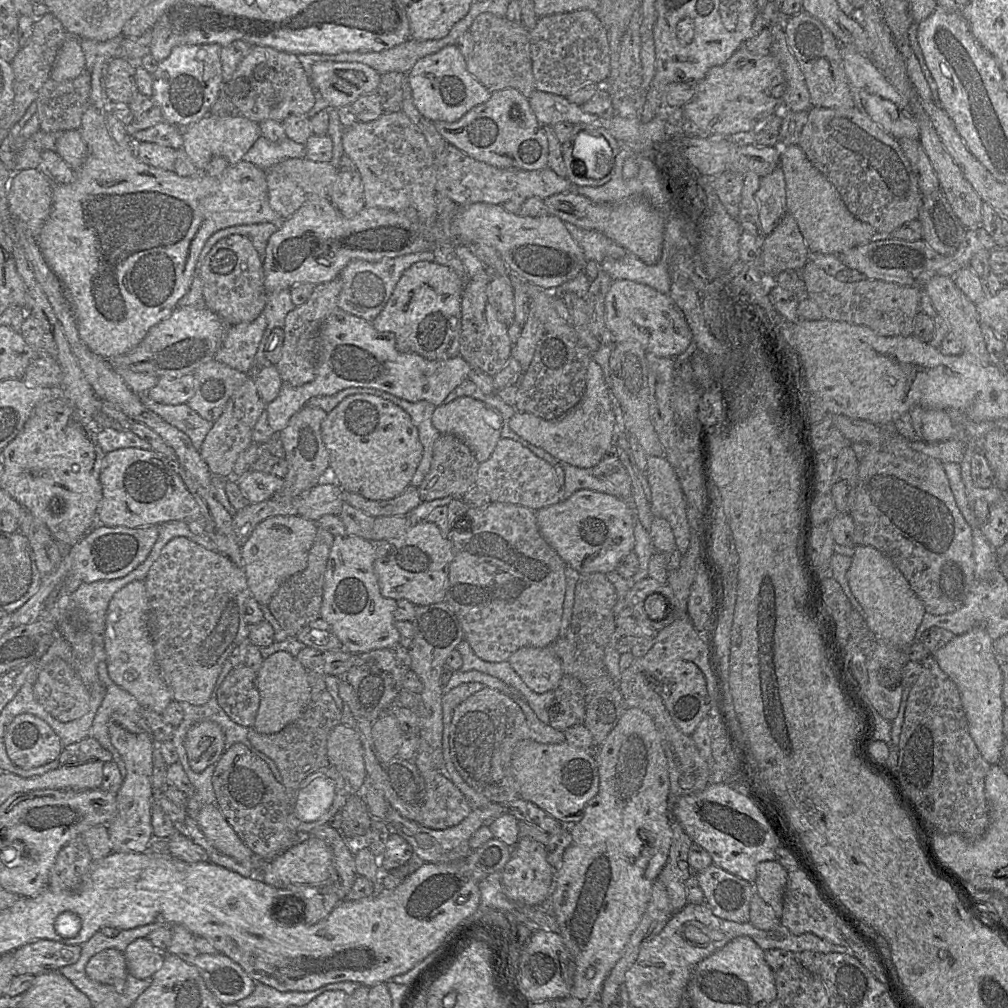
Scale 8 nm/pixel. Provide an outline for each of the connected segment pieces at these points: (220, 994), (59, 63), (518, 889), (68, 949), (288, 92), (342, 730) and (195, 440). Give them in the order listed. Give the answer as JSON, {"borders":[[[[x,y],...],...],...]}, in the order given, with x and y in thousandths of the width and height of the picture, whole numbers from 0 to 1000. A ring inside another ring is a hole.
{"borders":[[[[219,945],[196,946],[192,958],[204,980],[221,998],[233,996],[253,981],[253,973],[239,958]]],[[[66,36],[59,50],[49,77],[58,81],[74,78],[83,69],[84,55],[80,47],[80,39]]],[[[518,830],[507,841],[507,851],[498,863],[501,888],[511,896],[525,899],[534,899],[544,895],[550,881],[551,863],[543,854],[541,839],[527,831]]],[[[46,932],[28,936],[12,944],[15,967],[59,963],[76,954],[79,943],[80,938]]],[[[253,45],[237,63],[229,78],[222,82],[222,90],[233,105],[234,112],[254,122],[262,119],[280,122],[289,114],[304,114],[313,102],[313,88],[296,55],[267,46]]],[[[336,718],[326,727],[324,750],[327,759],[334,762],[347,782],[355,785],[363,773],[361,745],[355,728]]],[[[146,391],[138,392],[141,400],[158,412],[163,418],[184,430],[197,447],[199,441],[211,423],[211,419],[203,417],[186,401],[166,402],[152,398]]]]}

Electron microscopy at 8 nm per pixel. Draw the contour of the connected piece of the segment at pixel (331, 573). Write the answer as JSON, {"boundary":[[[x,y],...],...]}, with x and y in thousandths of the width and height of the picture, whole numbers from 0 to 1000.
{"boundary":[[[346,531],[332,533],[326,549],[317,613],[328,621],[329,626],[340,639],[340,643],[349,649],[387,643],[397,639],[397,630],[392,614],[394,596],[383,593],[378,588],[372,568],[372,549],[372,539],[356,532]]]}

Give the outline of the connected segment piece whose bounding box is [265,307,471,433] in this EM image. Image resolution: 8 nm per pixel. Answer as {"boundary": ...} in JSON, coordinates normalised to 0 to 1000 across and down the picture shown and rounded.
{"boundary":[[[334,305],[320,319],[316,330],[316,352],[313,374],[297,383],[281,380],[276,393],[264,401],[265,417],[272,430],[278,430],[287,416],[312,394],[328,393],[345,385],[367,385],[388,391],[405,399],[424,398],[433,404],[440,402],[443,393],[465,377],[467,364],[457,354],[441,357],[425,357],[412,350],[399,350],[393,346],[391,331],[375,329],[368,319],[346,312]]]}

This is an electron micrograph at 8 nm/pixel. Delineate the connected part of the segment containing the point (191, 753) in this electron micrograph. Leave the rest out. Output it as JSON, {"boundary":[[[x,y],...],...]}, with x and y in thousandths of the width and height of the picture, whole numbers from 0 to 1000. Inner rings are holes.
{"boundary":[[[199,715],[186,726],[183,740],[189,763],[198,767],[206,760],[214,758],[223,745],[223,729],[217,718]]]}

